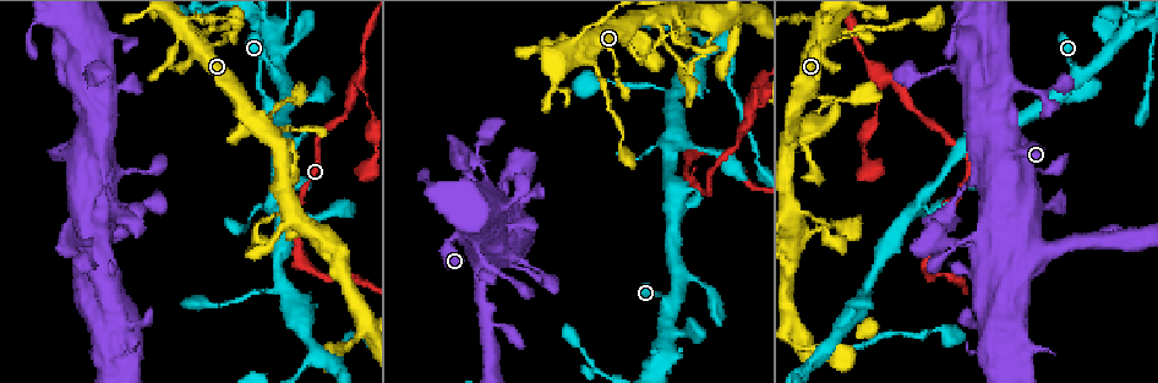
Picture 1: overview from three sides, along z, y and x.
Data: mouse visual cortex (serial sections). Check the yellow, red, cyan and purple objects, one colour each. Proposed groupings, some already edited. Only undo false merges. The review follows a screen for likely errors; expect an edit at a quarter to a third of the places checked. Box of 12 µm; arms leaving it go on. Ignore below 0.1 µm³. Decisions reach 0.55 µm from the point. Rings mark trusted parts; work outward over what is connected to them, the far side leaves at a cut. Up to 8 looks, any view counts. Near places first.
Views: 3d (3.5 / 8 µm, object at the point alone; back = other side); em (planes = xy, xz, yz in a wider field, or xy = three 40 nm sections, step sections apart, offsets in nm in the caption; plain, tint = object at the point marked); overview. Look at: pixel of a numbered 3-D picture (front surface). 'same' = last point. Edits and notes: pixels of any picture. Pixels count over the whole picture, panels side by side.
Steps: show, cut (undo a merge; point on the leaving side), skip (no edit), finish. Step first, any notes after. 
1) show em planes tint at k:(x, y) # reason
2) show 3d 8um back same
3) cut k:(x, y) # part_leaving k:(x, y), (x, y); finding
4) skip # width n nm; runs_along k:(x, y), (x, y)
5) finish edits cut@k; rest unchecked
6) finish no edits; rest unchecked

show 3d 3.5um at 1:(1009, 162)

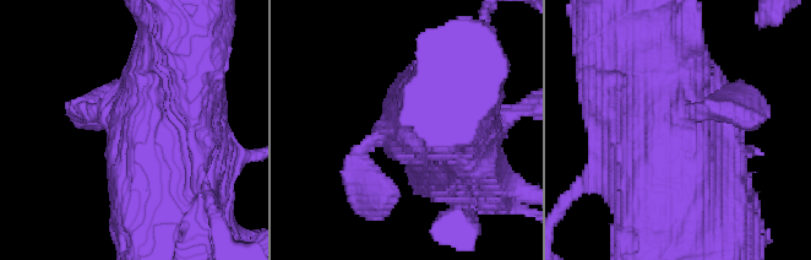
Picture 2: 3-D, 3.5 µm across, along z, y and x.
show em planes tint at 2:(680, 131)

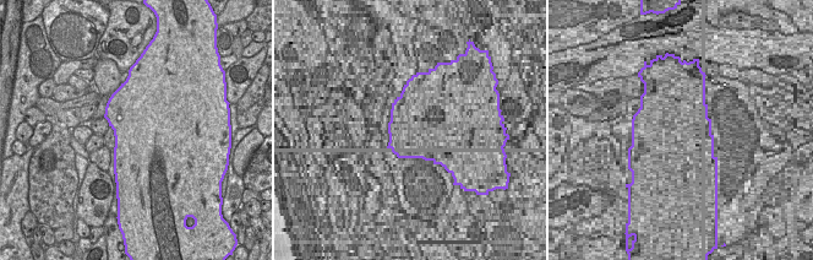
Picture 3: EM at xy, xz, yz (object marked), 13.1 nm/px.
show em xy step 5 tint same

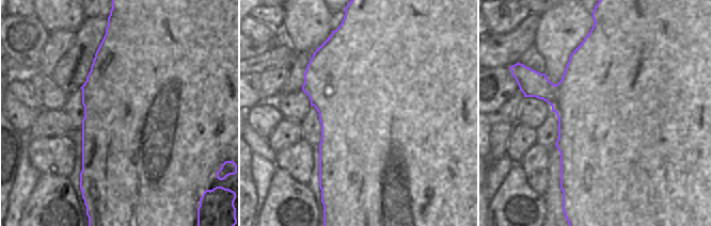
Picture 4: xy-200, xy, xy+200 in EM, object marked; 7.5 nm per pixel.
skip # runs_along 2:(85, 108), (145, 139), (148, 214); continuous, no second cell

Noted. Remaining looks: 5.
show 3d 8um at 1:(361, 79) # three arms meet

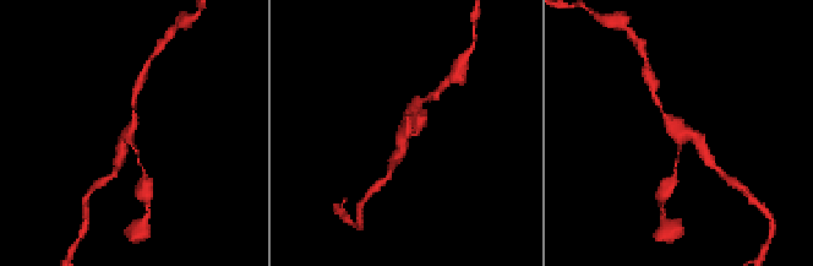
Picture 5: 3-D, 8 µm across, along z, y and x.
show em xy step 3 tint at 5:(686, 135) # arms 3; arm_widths 100, 200, 300 nm; need the tissue

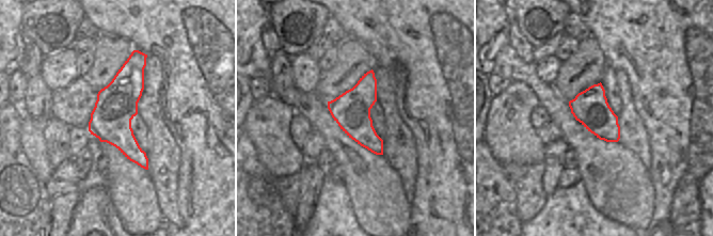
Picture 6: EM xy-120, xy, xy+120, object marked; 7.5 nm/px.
skip # continuous, no second cell

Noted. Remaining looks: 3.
show 3d 3.5um at 1:(798, 211) # abrupt turn

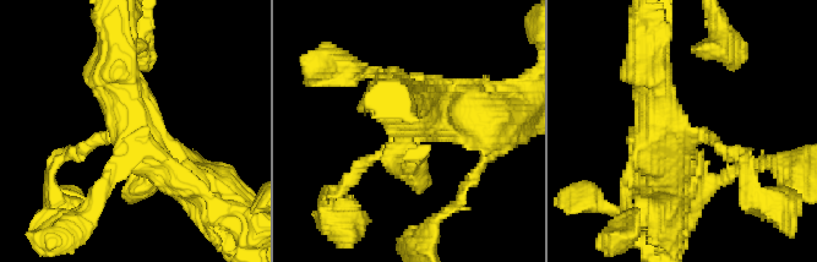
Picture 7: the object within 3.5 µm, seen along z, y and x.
skip # all the same cell

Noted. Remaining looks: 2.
finish no edits; rest unchecked

